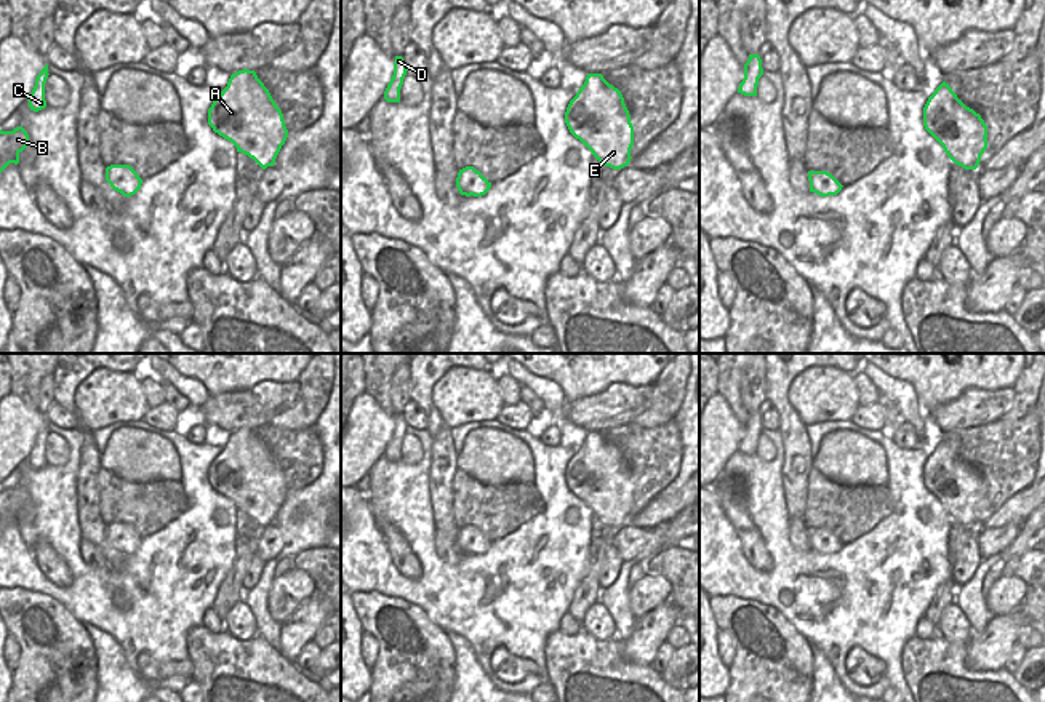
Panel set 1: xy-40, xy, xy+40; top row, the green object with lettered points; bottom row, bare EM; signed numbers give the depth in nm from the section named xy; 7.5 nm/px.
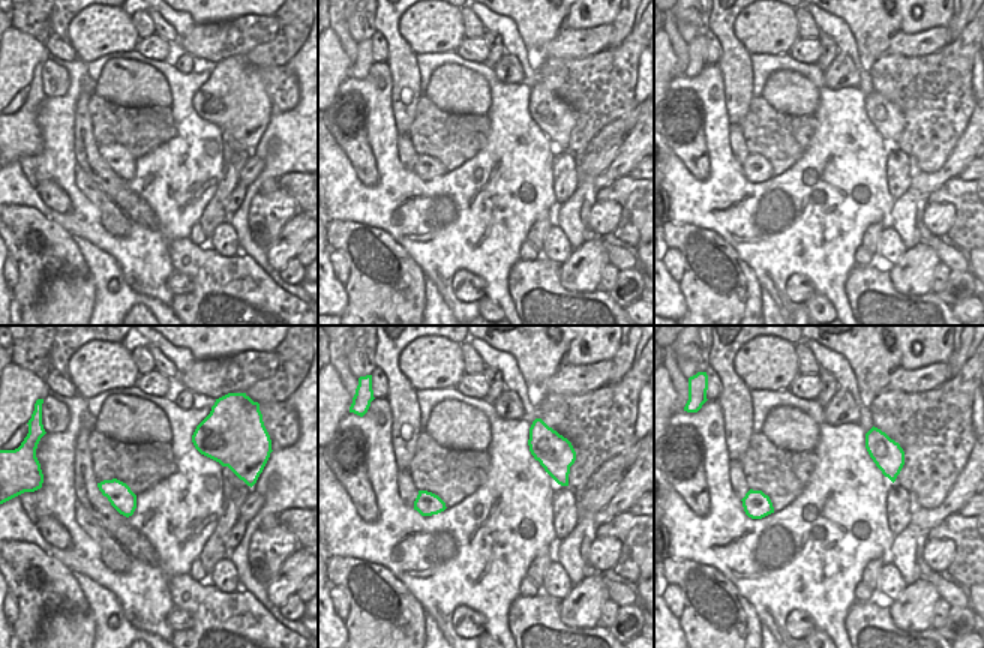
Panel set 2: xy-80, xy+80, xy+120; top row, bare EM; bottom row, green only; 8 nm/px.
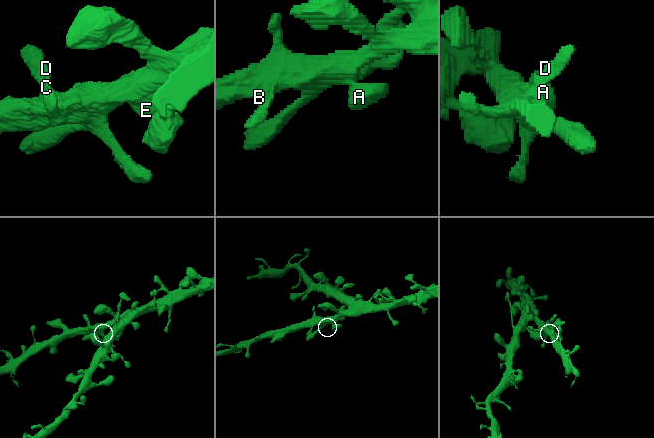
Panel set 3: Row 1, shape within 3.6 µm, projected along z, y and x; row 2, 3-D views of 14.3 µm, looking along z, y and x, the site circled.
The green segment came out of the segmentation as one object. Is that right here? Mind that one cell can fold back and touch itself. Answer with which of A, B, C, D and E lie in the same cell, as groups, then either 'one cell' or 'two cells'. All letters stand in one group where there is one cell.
groups A B C D E; one cell

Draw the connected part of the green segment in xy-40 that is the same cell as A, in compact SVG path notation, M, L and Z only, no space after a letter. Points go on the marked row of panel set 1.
M248 69L230 75L227 86L208 109L208 125L214 133L230 141L237 147L237 152L253 158L262 170L274 166L275 158L288 138L282 110L277 107L256 72Z

